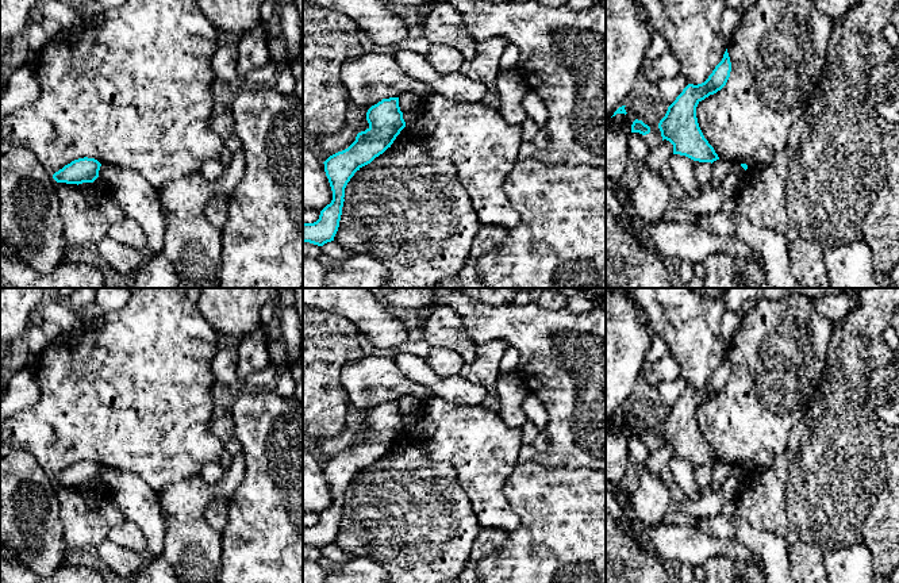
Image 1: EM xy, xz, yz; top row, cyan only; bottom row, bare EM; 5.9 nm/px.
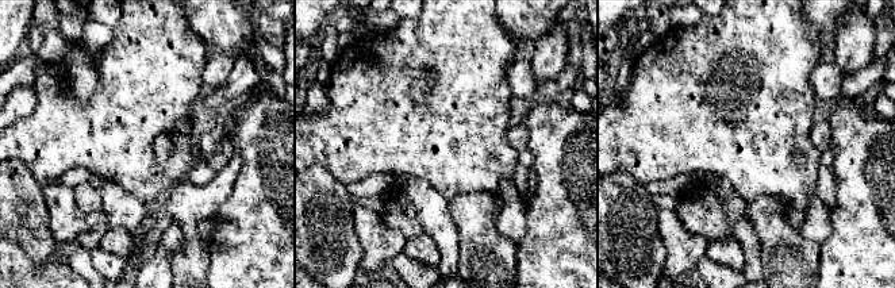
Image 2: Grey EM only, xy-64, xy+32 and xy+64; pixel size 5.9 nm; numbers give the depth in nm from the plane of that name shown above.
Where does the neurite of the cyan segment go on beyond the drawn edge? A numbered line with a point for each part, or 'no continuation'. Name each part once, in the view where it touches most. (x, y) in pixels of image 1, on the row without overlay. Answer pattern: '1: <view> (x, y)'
no continuation

